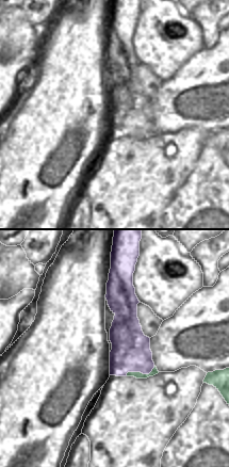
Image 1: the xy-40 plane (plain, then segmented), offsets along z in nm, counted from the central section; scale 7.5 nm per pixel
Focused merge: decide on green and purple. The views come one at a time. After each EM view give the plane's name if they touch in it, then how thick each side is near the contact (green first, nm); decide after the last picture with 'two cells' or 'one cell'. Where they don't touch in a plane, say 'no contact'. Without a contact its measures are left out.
xy-40 | 50/300 nm

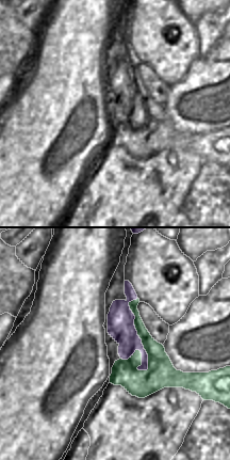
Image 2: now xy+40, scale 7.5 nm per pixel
xy+40 | 160/200 nm

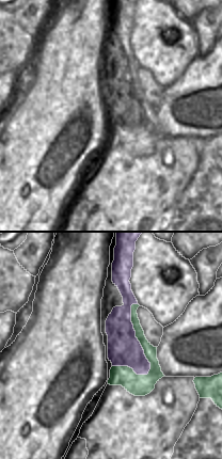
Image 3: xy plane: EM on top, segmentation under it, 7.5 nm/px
xy | 100/260 nm

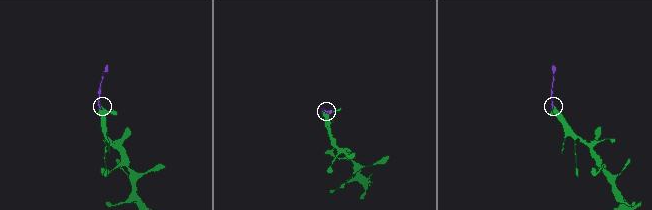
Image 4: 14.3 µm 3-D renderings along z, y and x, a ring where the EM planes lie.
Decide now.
one cell

